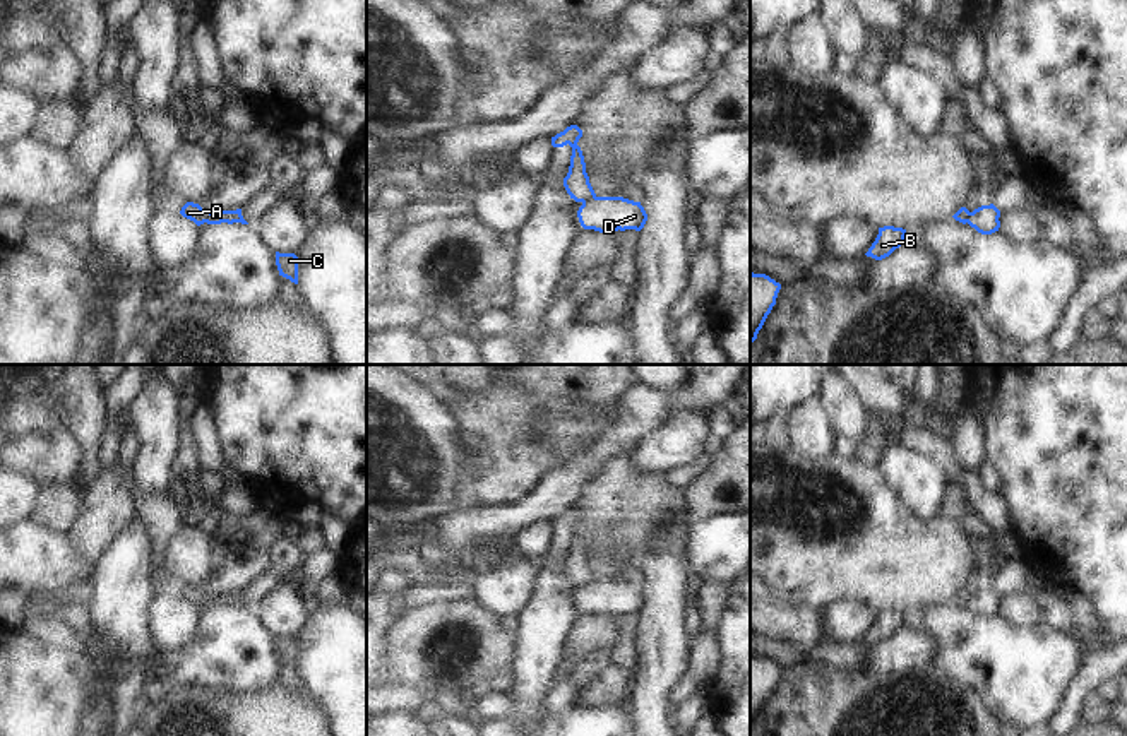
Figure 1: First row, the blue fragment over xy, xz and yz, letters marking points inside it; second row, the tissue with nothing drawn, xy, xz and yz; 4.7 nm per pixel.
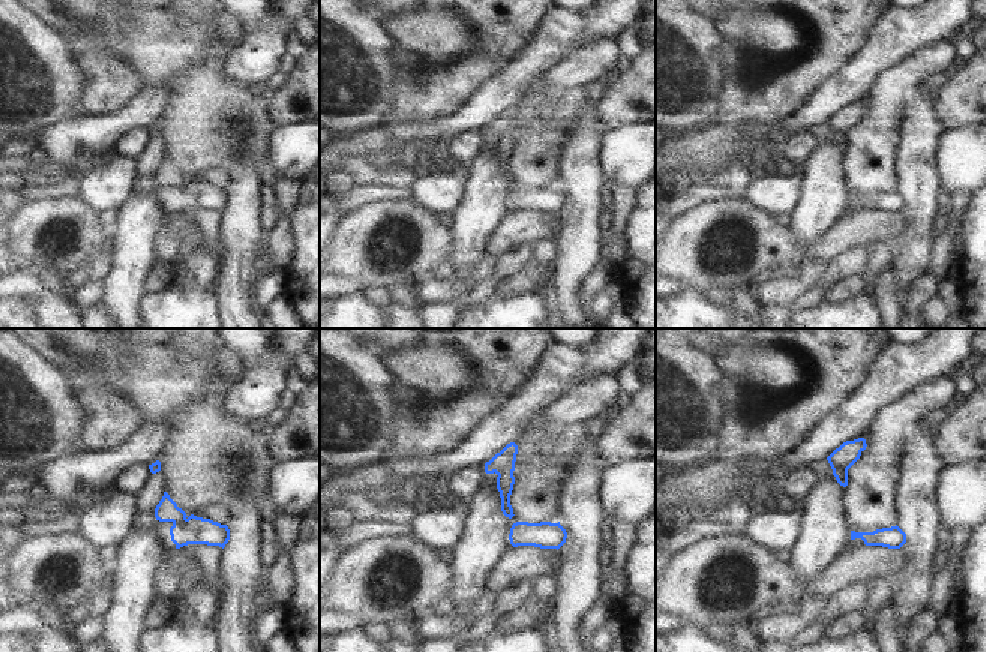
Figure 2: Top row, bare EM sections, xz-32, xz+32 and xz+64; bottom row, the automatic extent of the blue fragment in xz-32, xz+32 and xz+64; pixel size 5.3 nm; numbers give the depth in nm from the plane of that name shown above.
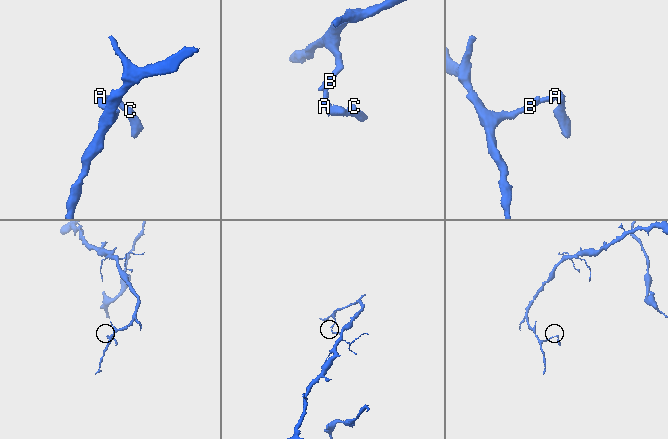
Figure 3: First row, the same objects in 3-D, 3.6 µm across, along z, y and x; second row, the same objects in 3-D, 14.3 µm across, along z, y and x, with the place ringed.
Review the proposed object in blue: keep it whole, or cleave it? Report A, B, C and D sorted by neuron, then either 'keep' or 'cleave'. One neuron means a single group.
A B / C D; cleave

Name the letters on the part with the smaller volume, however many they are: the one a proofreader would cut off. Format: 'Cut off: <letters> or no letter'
Cut off: C, D

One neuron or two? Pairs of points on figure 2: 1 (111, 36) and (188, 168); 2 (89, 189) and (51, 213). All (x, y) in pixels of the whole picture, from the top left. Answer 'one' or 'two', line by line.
1: one
2: two

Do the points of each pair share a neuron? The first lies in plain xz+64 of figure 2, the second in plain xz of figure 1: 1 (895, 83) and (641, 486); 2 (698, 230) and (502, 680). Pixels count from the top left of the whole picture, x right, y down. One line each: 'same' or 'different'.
1: different
2: different

